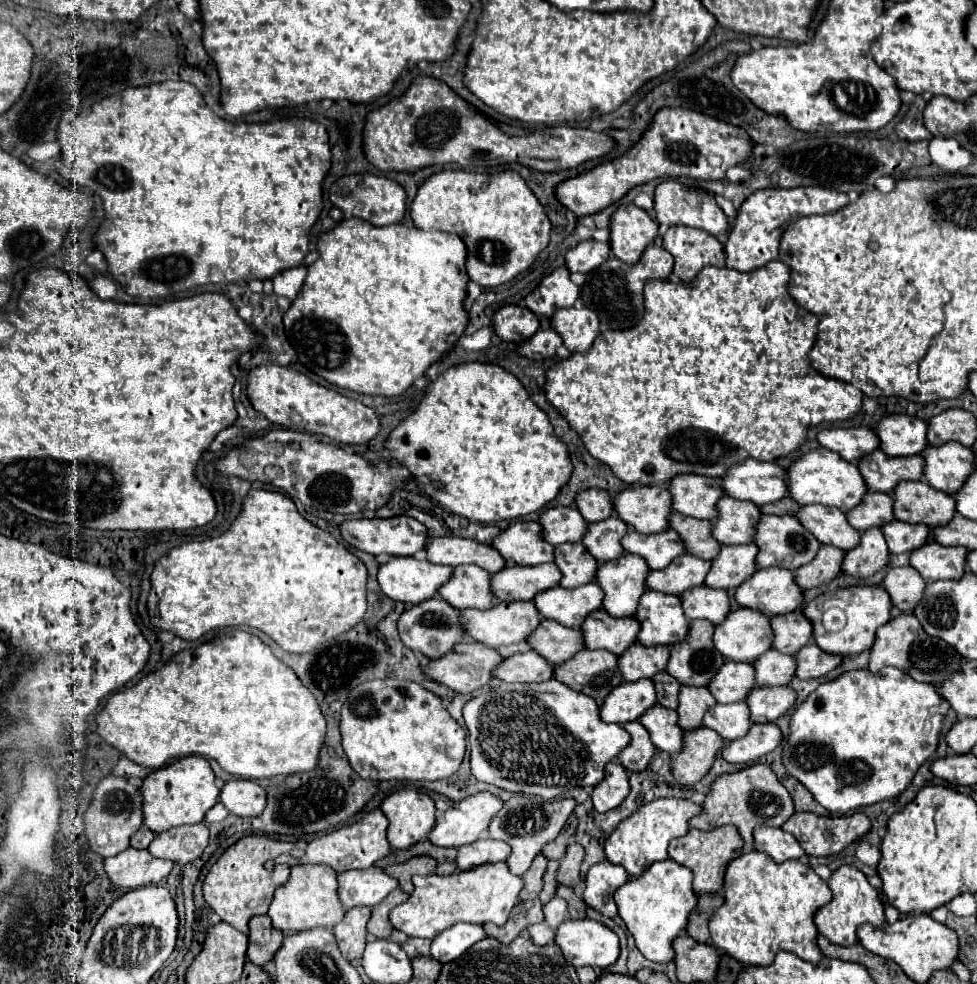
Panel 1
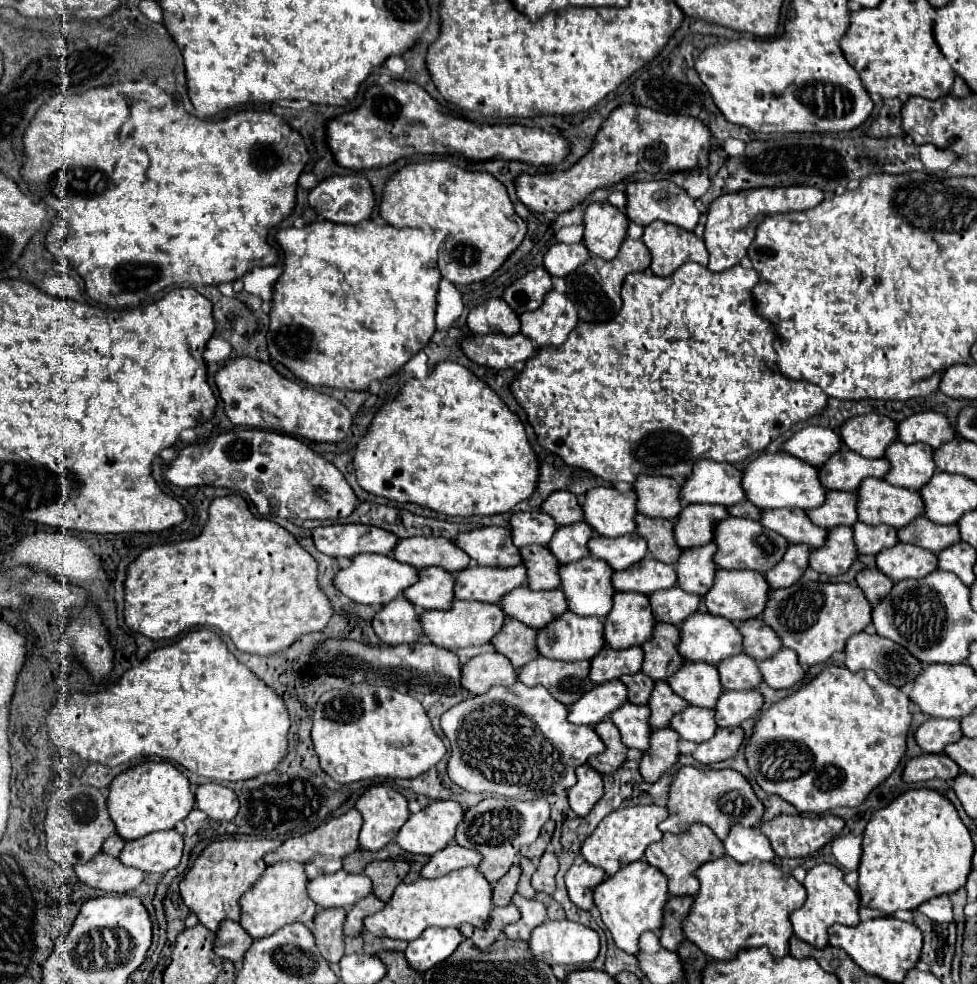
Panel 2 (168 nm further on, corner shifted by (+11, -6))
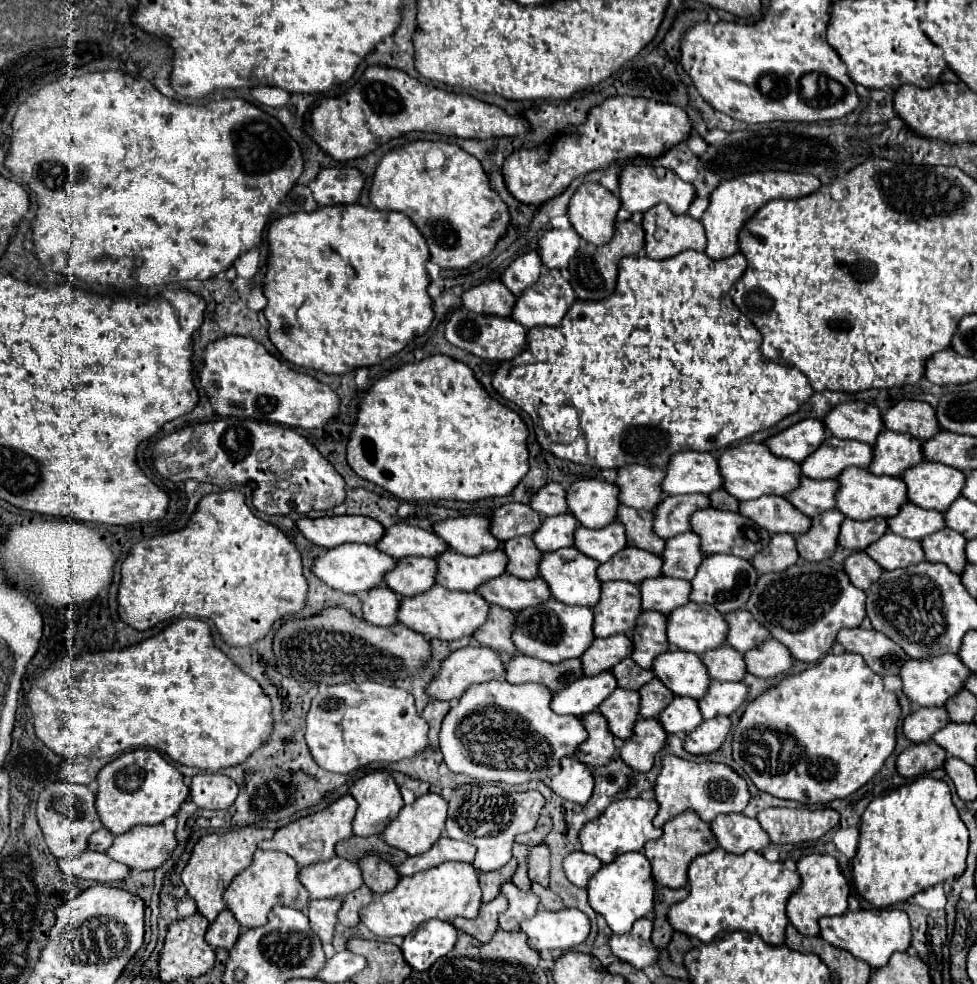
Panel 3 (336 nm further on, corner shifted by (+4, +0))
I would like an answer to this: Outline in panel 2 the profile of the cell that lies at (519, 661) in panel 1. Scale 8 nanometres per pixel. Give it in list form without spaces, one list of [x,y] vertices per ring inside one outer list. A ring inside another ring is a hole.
[[[498,652],[478,654],[460,670],[460,684],[470,694],[484,694],[490,686],[510,686],[516,682],[516,670]]]

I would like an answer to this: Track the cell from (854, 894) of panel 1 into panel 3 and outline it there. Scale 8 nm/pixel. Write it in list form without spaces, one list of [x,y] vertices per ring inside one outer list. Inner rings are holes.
[[[827,854],[803,856],[797,862],[797,872],[801,876],[803,884],[787,902],[789,922],[805,936],[819,936],[819,930],[821,930],[821,928],[817,928],[819,918],[843,914],[849,908],[851,888],[849,888],[847,878],[843,876],[843,872],[839,868],[839,862],[833,856],[827,856]]]

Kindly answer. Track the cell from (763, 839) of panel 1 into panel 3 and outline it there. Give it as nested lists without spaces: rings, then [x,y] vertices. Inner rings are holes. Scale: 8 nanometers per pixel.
[[[721,814],[713,820],[711,830],[719,846],[731,854],[745,854],[747,850],[763,852],[771,844],[757,818],[747,818],[745,814]]]

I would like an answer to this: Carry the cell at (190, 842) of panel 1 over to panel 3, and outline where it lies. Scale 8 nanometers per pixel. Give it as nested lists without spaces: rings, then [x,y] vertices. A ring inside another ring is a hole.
[[[163,824],[133,826],[129,832],[115,836],[107,854],[133,870],[155,870],[171,858],[175,848],[177,838]]]

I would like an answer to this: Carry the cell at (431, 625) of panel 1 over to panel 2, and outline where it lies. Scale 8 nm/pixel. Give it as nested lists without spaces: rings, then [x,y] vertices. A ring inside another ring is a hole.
[[[402,596],[394,598],[374,614],[372,628],[386,646],[398,646],[402,642],[412,644],[422,636],[418,614]]]

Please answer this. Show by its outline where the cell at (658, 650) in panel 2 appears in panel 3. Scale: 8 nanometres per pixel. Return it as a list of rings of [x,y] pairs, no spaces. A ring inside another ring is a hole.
[[[643,612],[633,630],[633,660],[641,668],[651,668],[655,658],[663,652],[669,652],[667,640],[667,616],[661,612]]]

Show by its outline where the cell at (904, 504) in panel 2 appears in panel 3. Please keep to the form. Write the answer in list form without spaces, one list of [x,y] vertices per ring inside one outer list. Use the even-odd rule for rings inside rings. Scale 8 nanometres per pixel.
[[[845,468],[837,478],[841,488],[837,492],[837,510],[841,510],[847,518],[853,520],[871,520],[877,516],[891,518],[899,512],[903,504],[909,502],[907,488],[901,478],[893,476],[875,476],[867,468]]]

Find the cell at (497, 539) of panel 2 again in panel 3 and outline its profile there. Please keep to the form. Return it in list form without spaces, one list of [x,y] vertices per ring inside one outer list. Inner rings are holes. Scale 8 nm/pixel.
[[[459,516],[449,518],[433,526],[433,532],[441,536],[455,552],[465,556],[479,556],[499,548],[499,540],[489,532],[489,518],[485,516]]]

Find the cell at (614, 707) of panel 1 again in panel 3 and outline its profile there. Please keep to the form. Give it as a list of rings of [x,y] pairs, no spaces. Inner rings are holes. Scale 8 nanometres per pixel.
[[[601,672],[597,676],[585,676],[583,680],[575,680],[561,692],[553,694],[551,708],[557,714],[585,716],[599,708],[599,704],[613,694],[617,688],[617,678],[613,672]]]

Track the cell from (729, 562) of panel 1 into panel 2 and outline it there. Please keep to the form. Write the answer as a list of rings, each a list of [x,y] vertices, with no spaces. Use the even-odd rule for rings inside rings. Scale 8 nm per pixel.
[[[714,544],[684,548],[676,562],[676,584],[690,594],[706,594],[710,590],[710,582],[714,582],[716,566],[714,566]]]

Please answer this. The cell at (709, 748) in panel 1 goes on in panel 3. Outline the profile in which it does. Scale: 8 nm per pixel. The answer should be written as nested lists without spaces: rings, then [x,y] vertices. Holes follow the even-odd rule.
[[[639,718],[633,738],[621,742],[621,758],[635,772],[649,772],[655,764],[655,756],[665,748],[667,732],[661,730],[657,718]]]

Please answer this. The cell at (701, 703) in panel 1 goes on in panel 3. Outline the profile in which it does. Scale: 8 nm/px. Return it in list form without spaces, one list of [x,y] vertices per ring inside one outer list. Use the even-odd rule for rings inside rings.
[[[659,680],[645,684],[641,692],[641,718],[657,718],[675,698],[675,694],[671,694],[669,688],[665,688],[665,684],[661,684]]]

